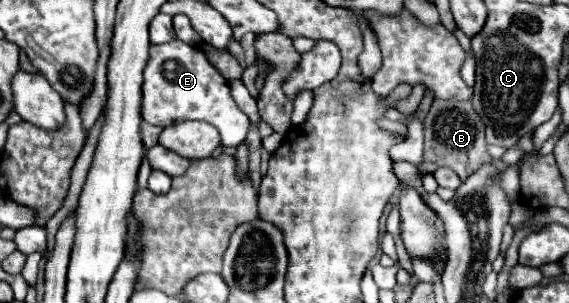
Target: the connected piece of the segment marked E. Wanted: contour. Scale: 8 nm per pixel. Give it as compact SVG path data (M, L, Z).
M180 40L150 46L150 58L144 68L142 118L148 124L170 126L184 120L206 120L220 136L222 146L238 146L246 138L250 121L234 102L226 78L208 62L206 54Z

